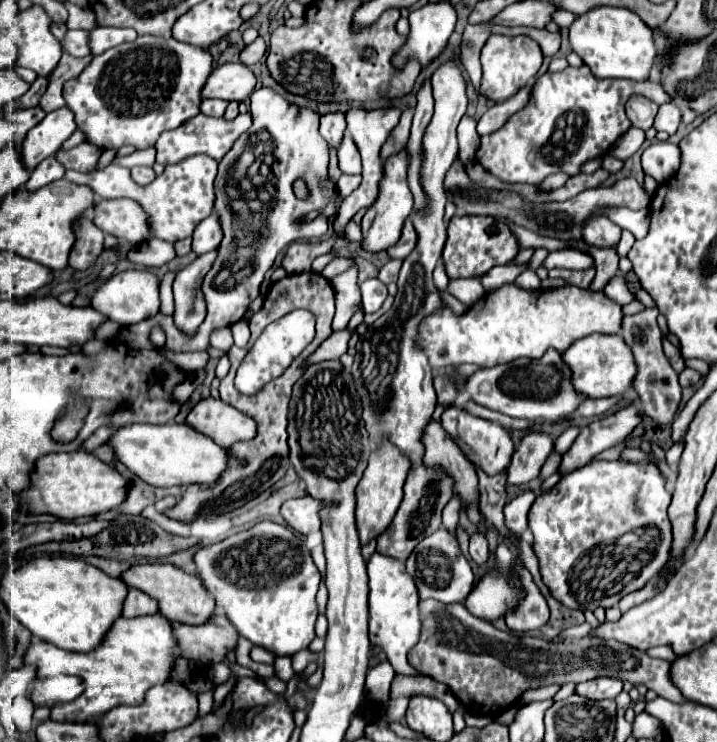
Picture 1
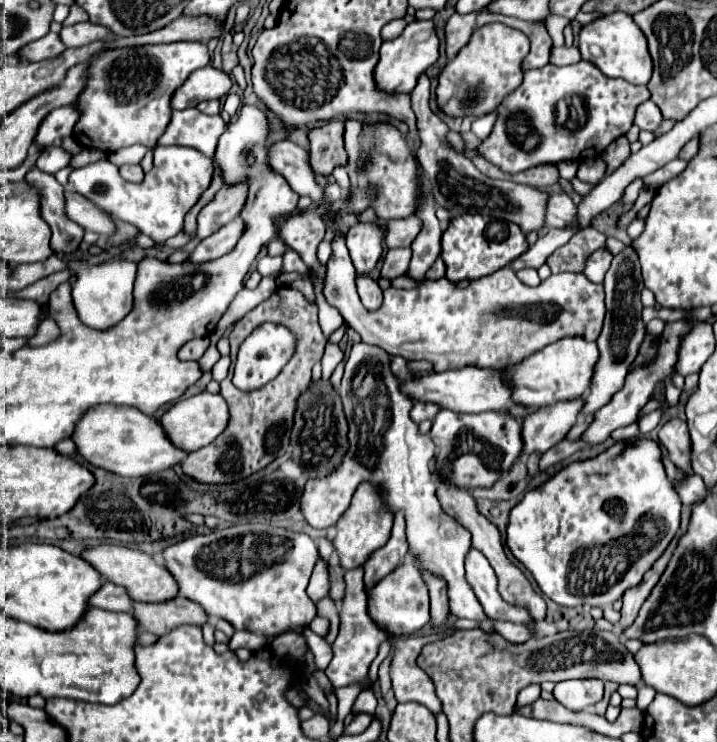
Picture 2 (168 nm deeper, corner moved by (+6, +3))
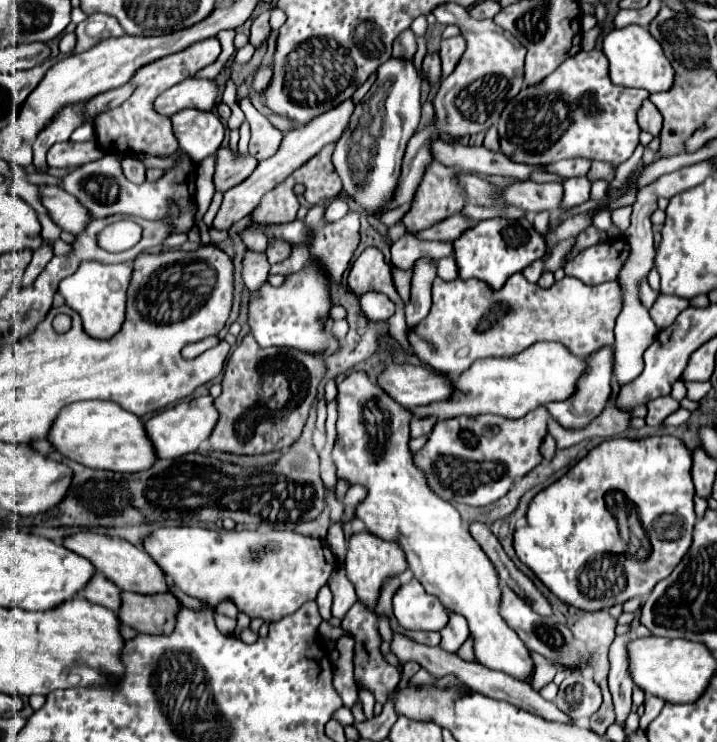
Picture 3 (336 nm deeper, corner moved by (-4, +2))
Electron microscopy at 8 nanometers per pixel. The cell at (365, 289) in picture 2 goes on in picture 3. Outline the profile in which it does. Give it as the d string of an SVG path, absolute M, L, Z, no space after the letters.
M369 291L369 293L361 295L361 309L363 309L365 317L371 321L389 319L395 313L393 301L387 295L377 293L377 291Z

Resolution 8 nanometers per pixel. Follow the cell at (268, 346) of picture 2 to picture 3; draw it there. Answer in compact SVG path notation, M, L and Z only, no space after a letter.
M307 265L303 271L293 273L281 287L271 287L265 283L259 291L251 295L249 301L249 325L253 329L259 347L295 347L315 355L333 354L331 333L321 318L329 317L331 308L327 279L315 265Z

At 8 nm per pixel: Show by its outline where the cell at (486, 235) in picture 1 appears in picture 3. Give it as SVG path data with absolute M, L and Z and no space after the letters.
M495 217L469 227L459 239L455 239L453 251L461 279L475 277L487 281L493 289L501 289L513 273L523 271L535 259L545 255L545 237L541 237L527 219Z

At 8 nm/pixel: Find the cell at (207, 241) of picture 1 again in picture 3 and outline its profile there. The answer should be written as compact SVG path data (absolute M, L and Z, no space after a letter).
M347 99L347 101L343 101L343 105L337 105L335 109L331 109L331 111L327 111L327 113L315 117L315 119L309 121L307 125L297 125L295 129L287 131L287 133L285 133L285 139L283 139L283 145L279 147L279 153L277 153L275 157L269 157L269 159L265 159L265 161L259 161L257 169L255 169L243 183L239 183L239 185L231 187L229 191L225 191L225 195L223 195L223 205L221 205L221 209L219 209L219 213L217 213L215 221L213 221L213 227L219 229L219 231L229 231L235 223L239 223L241 219L245 219L245 217L259 205L263 193L269 193L269 191L275 189L279 183L283 183L297 167L301 167L303 163L307 163L307 161L309 161L313 155L317 155L325 145L337 141L337 139L341 137L343 129L347 127L347 123L349 123L349 117L351 117L351 113L353 113L353 107L355 107L355 105L351 103L351 99Z

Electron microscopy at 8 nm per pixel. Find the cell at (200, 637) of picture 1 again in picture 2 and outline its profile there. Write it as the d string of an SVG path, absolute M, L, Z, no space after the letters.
M175 596L173 600L165 600L161 604L133 602L133 618L141 630L147 630L155 636L163 636L179 624L203 626L207 622L205 610L183 596Z

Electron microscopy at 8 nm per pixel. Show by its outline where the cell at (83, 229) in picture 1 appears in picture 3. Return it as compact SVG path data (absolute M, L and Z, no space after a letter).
M83 103L79 105L71 105L63 111L59 111L59 115L37 135L35 143L33 143L33 167L37 171L45 171L47 169L47 151L53 143L69 139L69 135L85 123L83 117Z

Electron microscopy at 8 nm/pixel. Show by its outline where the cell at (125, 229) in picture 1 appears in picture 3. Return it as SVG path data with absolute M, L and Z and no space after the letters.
M41 185L41 201L49 209L51 219L63 229L73 235L79 235L85 231L85 227L91 221L91 215L83 205L73 197L71 193L51 187L51 185Z

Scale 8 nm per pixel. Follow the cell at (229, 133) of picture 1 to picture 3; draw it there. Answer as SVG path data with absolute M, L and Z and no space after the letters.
M183 109L171 115L171 121L179 149L185 151L195 163L215 155L227 133L225 123L213 111Z

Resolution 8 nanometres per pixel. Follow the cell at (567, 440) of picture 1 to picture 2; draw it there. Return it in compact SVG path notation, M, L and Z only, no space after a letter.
M627 246L623 252L613 256L611 268L605 274L605 306L607 316L603 322L603 332L597 340L599 346L599 364L593 372L593 384L589 386L589 396L585 396L585 408L583 416L589 412L597 412L605 402L611 400L615 392L623 388L625 376L629 372L629 366L635 362L637 352L647 336L645 322L641 318L643 304L641 304L641 290L643 290L643 278L641 278L641 264L637 260L637 254L631 246Z

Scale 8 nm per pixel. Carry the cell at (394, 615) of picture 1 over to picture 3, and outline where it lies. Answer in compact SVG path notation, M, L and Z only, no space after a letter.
M415 577L397 589L393 613L399 625L411 631L441 631L447 625L443 603L435 595L429 595Z

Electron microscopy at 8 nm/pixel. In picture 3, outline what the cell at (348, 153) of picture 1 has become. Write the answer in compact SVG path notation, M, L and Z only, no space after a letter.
M341 193L339 197L335 197L329 203L327 213L325 213L325 221L337 221L337 219L341 219L349 211L349 205L351 205L351 199L345 197L345 193Z

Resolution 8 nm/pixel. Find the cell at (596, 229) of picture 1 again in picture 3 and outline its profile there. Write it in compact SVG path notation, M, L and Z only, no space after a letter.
M523 181L507 187L503 191L503 199L525 211L525 217L529 219L541 211L559 209L563 203L563 185Z

